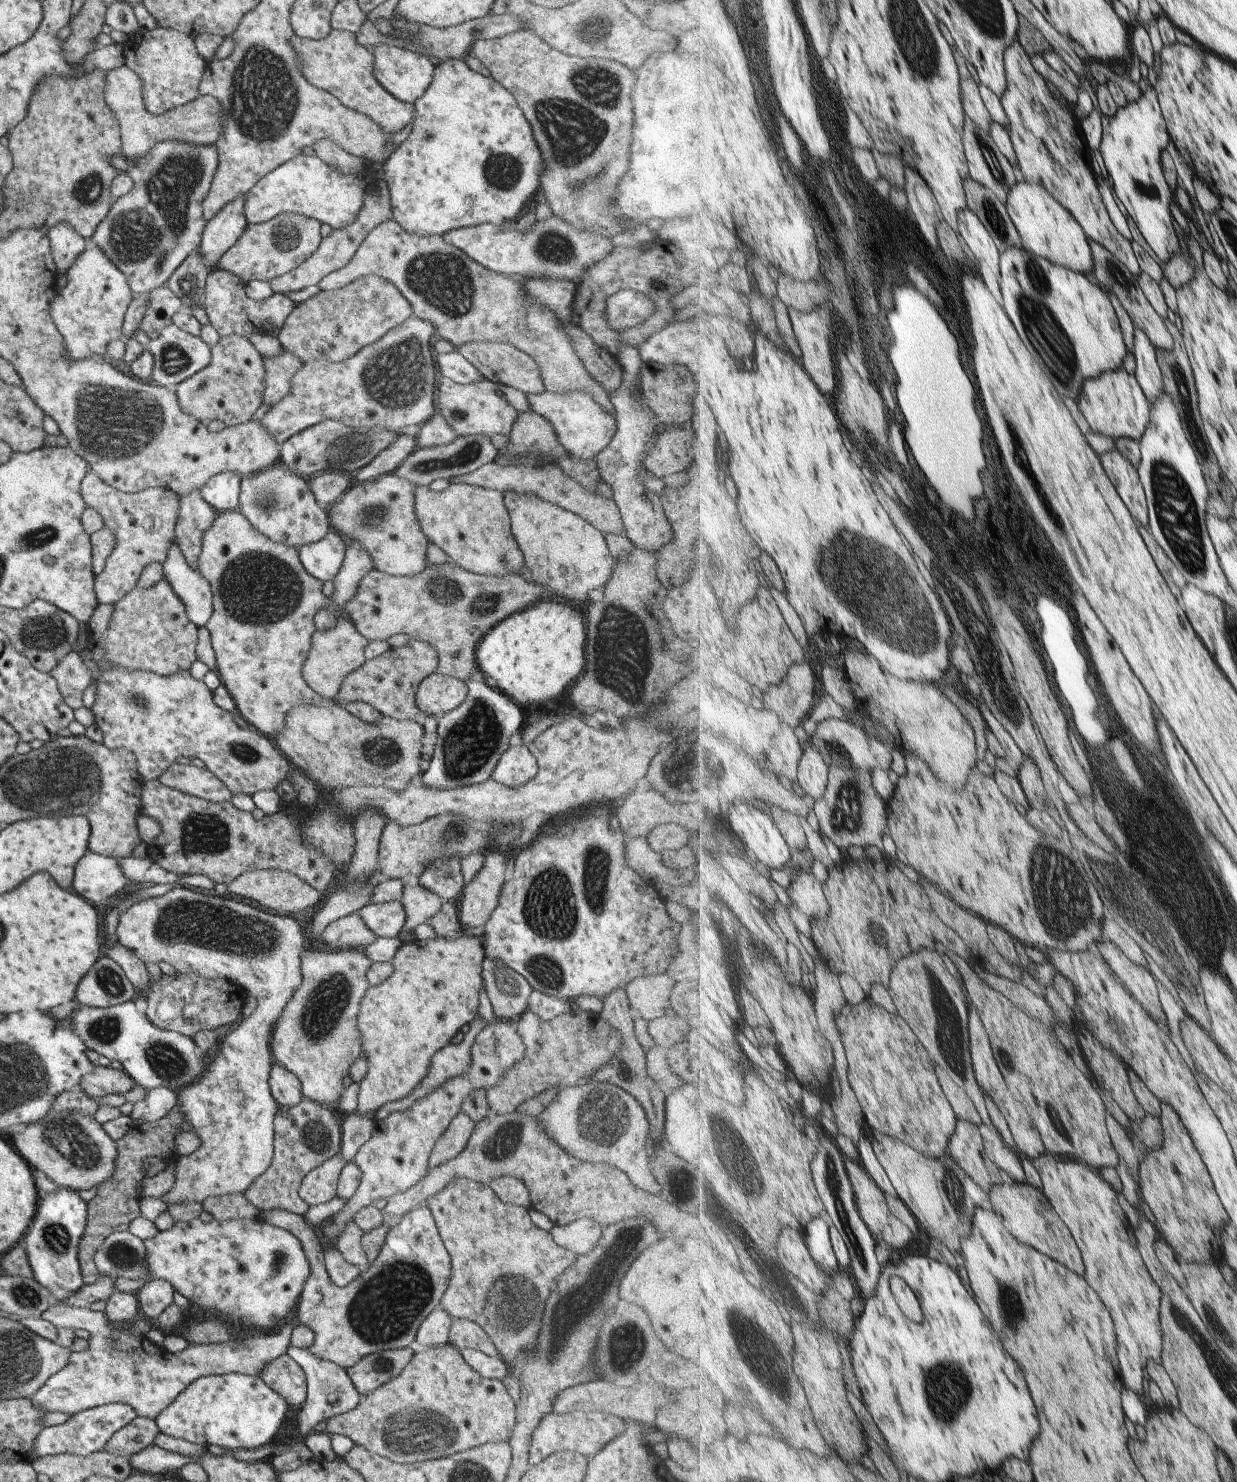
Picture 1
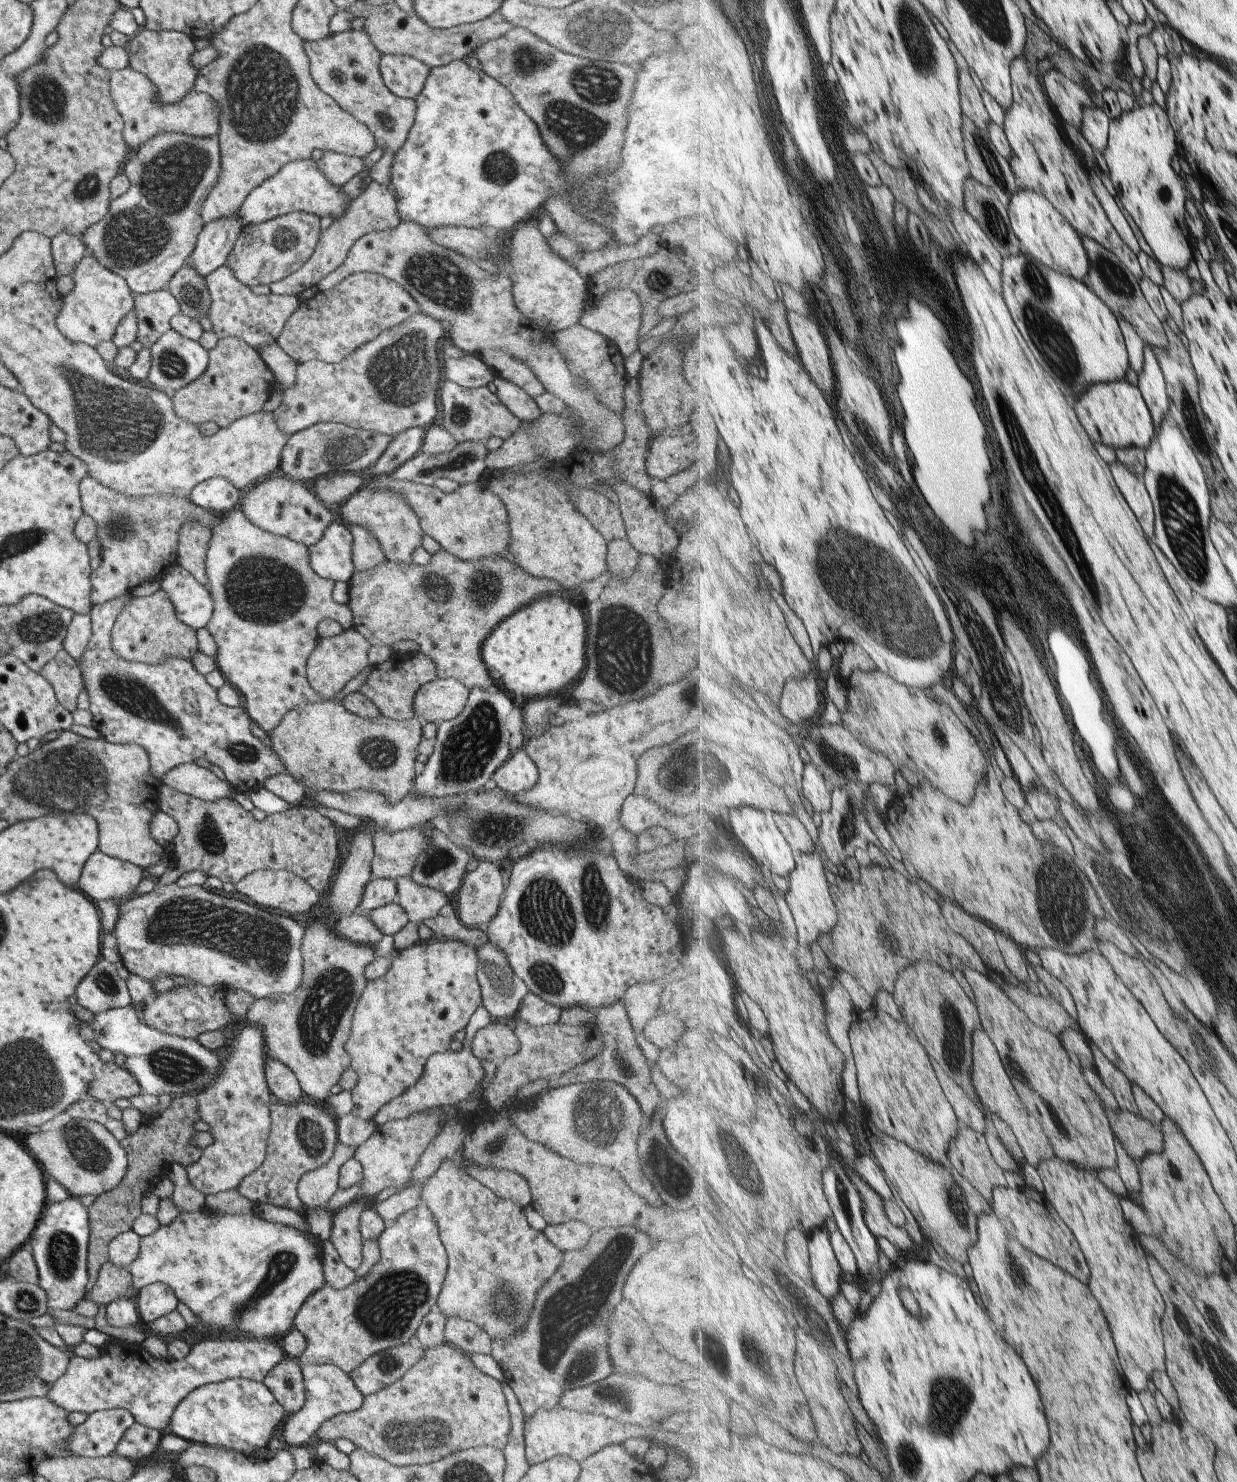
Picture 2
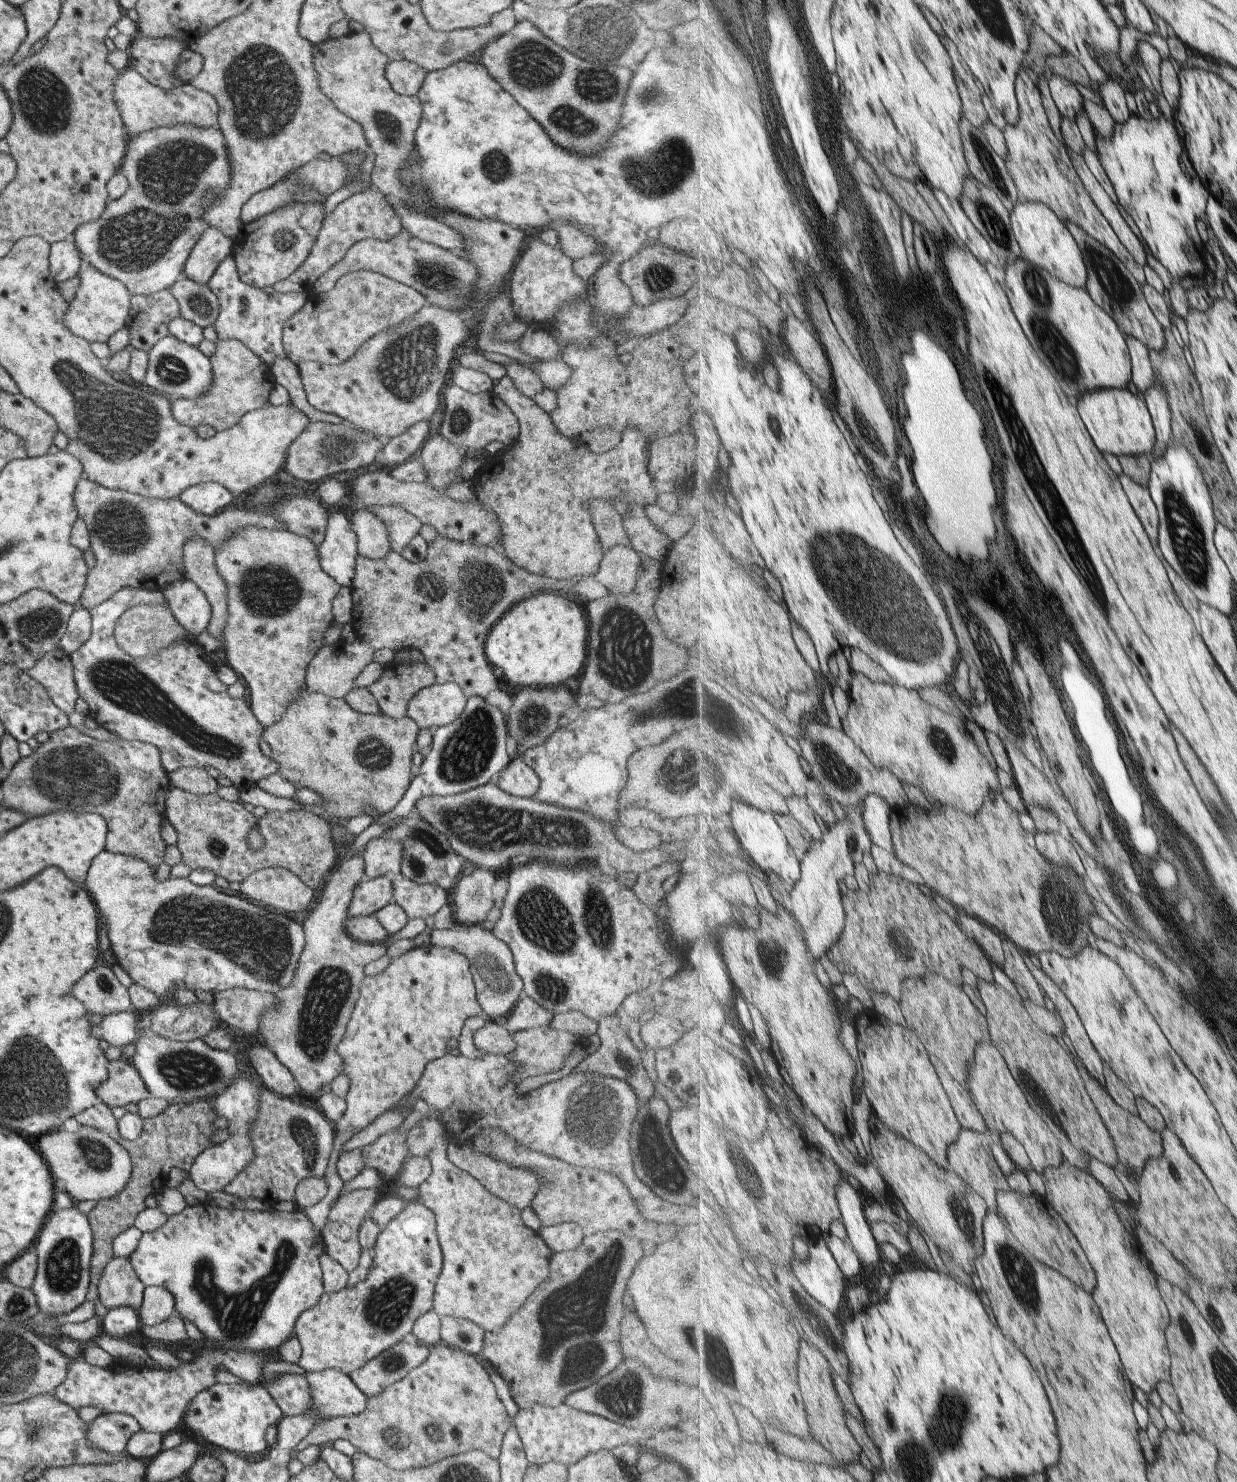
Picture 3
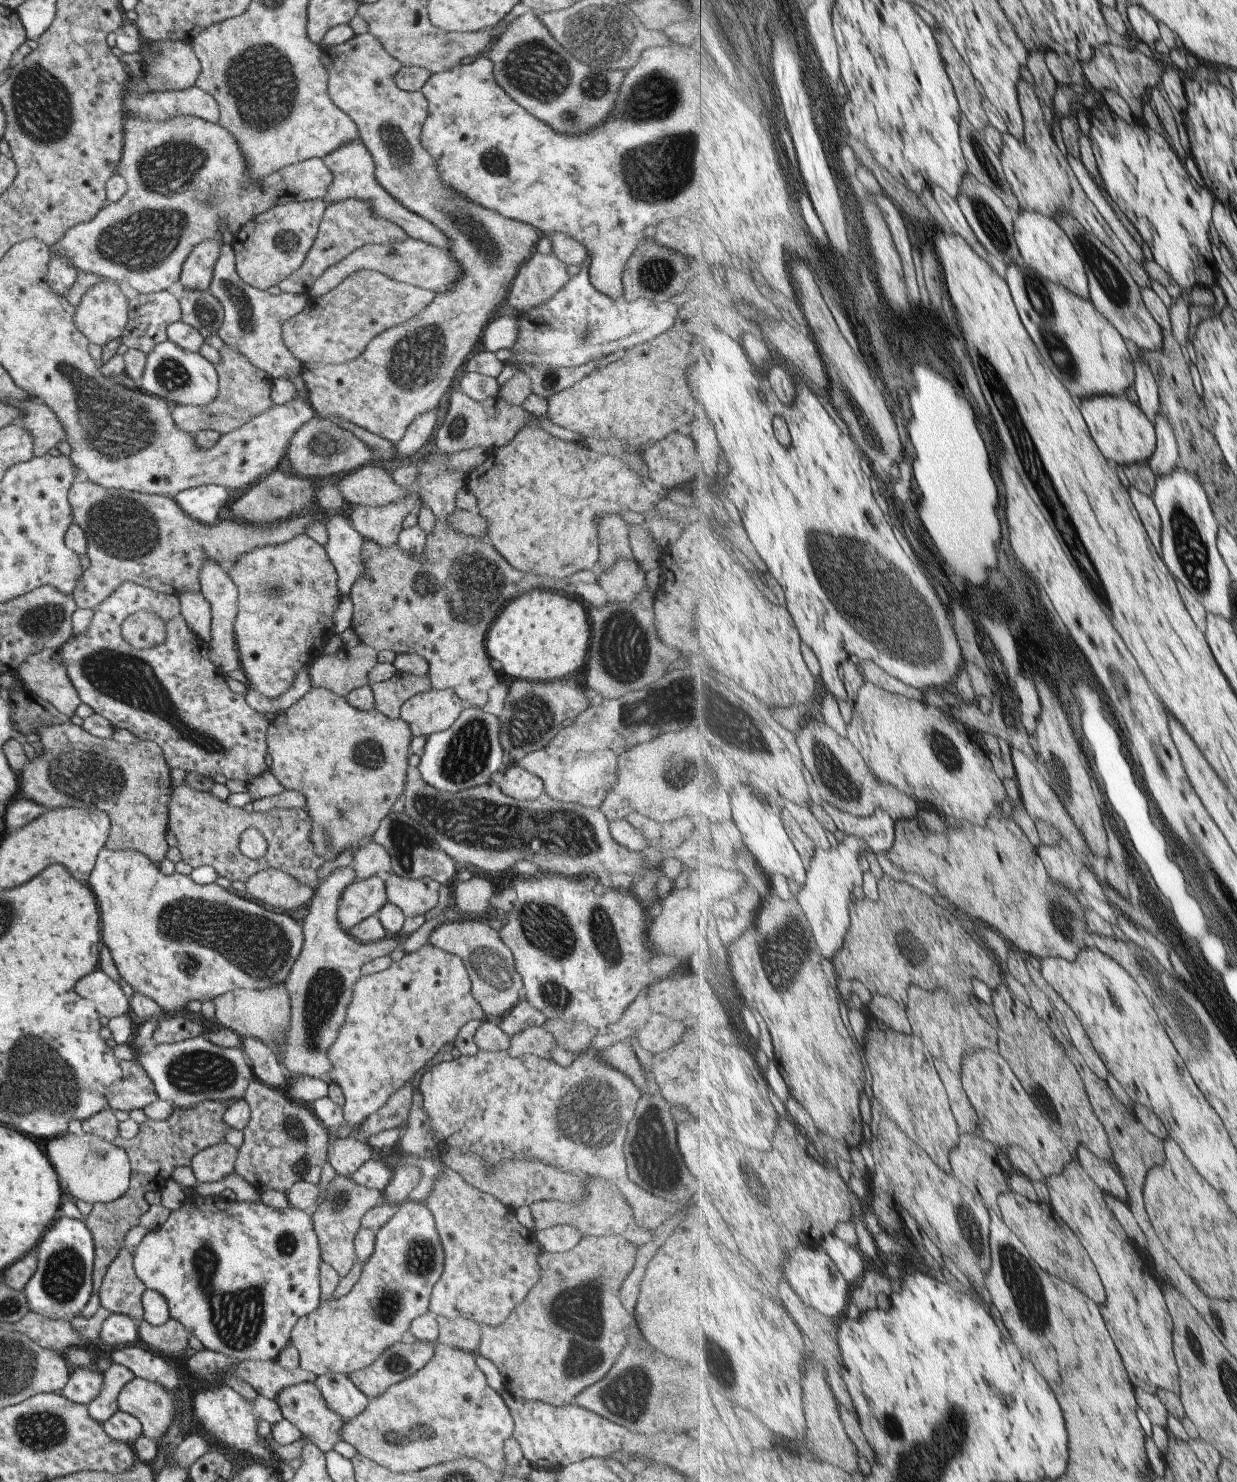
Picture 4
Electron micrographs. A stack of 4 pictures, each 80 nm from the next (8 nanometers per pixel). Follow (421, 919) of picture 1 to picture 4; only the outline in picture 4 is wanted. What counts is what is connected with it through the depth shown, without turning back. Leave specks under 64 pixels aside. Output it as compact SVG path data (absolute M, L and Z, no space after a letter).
M389 872L389 874L383 874L382 879L384 882L386 902L399 908L404 918L407 918L407 916L423 915L435 908L438 902L438 888L440 884L432 878L421 877L418 879L407 879L397 876L393 872Z

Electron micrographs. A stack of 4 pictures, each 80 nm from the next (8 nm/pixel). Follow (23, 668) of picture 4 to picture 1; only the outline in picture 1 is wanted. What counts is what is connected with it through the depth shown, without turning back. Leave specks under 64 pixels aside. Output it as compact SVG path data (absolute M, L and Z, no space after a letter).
M73 651L66 652L49 674L56 680L57 690L65 704L73 711L81 707L81 694L90 680L92 682L92 676L80 656Z

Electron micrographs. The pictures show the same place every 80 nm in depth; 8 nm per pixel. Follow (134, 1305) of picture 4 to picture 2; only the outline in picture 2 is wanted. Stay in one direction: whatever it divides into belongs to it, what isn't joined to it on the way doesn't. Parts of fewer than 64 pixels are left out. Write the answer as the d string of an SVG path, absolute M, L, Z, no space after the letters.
M105 1261L102 1266L99 1267L94 1287L89 1291L88 1296L83 1299L91 1300L94 1303L108 1305L111 1301L121 1299L122 1297L131 1299L135 1302L137 1294L138 1290L132 1285L132 1278L128 1268Z

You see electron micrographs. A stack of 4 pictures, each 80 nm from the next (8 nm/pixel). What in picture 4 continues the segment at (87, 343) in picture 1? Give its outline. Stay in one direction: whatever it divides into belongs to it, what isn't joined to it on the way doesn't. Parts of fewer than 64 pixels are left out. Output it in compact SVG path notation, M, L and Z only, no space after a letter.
M103 280L83 293L80 303L75 307L73 322L93 344L102 347L110 340L119 339L125 324L127 324L128 300L121 293L119 287L111 280Z

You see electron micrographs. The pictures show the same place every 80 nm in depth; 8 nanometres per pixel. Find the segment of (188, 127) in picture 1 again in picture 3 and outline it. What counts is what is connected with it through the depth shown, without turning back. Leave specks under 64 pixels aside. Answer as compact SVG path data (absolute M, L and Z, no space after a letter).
M127 67L118 72L112 82L113 98L125 126L125 136L139 134L157 127L190 124L198 127L215 127L218 121L216 100L208 93L189 83L179 84L164 91L153 86L140 74Z

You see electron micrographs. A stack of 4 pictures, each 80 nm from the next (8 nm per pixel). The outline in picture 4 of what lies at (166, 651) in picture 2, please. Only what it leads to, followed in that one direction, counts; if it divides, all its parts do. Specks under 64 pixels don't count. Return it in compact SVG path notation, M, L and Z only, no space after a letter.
M137 611L124 617L120 633L134 649L151 648L161 644L166 637L163 621L149 611Z

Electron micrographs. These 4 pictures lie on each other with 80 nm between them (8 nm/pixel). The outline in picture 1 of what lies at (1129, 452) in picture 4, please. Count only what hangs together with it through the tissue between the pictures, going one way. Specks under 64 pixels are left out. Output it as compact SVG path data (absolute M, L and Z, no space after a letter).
M1123 368L1086 380L1077 405L1093 432L1110 436L1114 441L1133 439L1139 443L1147 432L1148 424L1151 424L1150 400L1136 375Z

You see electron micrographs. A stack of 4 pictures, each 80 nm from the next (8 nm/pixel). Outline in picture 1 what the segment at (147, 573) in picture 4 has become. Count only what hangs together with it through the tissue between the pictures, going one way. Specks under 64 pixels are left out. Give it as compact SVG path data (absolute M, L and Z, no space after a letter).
M89 471L81 479L79 494L86 508L93 509L102 518L115 538L114 549L106 557L103 569L93 577L93 590L99 604L114 604L133 587L141 570L151 562L166 559L174 542L174 524L178 513L178 500L173 491L149 487L138 493L126 493L111 488Z

